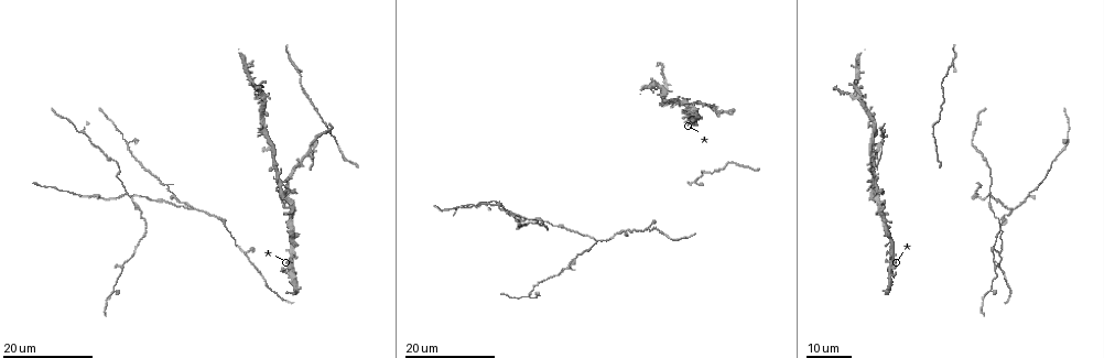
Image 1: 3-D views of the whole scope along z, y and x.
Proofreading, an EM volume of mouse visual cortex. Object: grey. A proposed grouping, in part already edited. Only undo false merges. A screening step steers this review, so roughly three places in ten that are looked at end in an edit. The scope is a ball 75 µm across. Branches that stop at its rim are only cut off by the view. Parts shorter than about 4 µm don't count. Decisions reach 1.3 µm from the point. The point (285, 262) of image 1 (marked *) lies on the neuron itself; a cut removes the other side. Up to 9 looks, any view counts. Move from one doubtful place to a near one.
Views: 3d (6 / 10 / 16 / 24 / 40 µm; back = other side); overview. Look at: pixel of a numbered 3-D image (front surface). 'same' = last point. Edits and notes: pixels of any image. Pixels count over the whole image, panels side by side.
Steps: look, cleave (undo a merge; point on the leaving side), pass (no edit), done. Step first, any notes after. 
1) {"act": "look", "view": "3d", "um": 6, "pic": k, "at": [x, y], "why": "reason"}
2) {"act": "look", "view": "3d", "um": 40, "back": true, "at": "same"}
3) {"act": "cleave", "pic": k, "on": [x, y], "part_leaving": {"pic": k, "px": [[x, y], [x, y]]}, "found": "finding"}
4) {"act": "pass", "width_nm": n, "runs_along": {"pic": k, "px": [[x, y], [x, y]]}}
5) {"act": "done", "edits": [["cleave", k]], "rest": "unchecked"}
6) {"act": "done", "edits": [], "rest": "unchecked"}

{"act": "look", "view": "3d", "um": 24, "pic": 1, "at": [894, 259], "why": "four-way junction"}

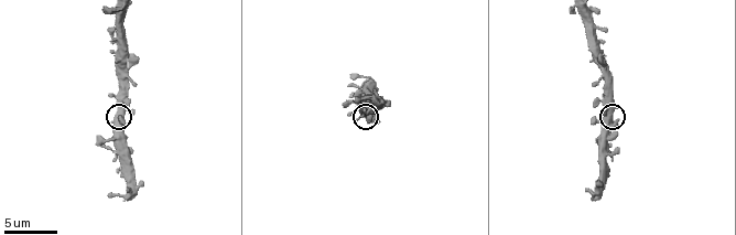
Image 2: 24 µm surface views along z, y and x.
{"act": "look", "view": "3d", "um": 6, "pic": 2, "at": [610, 111]}

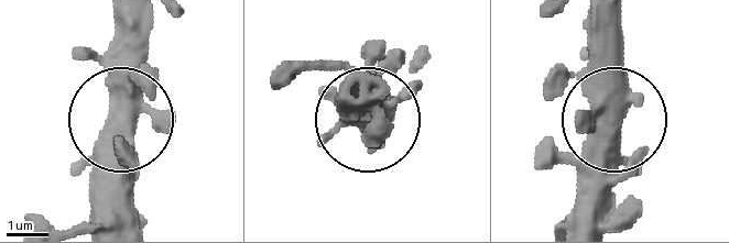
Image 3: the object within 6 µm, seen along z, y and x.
{"act": "pass", "arms": 4, "runs_along": {"pic": 3, "px": [[74, 162], [120, 123], [123, 19]]}, "found": "continuous, no second neuron"}

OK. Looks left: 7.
{"act": "look", "view": "3d", "um": 24, "pic": 1, "at": [246, 252]}

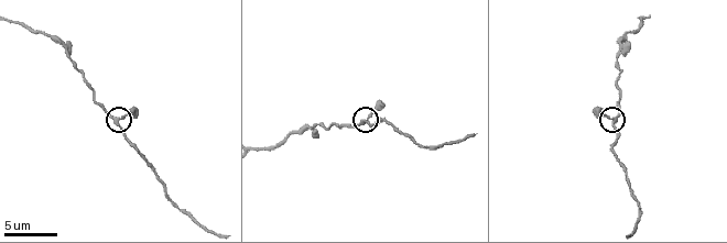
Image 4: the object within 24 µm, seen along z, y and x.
{"act": "look", "view": "3d", "um": 10, "pic": 4, "at": [612, 119]}

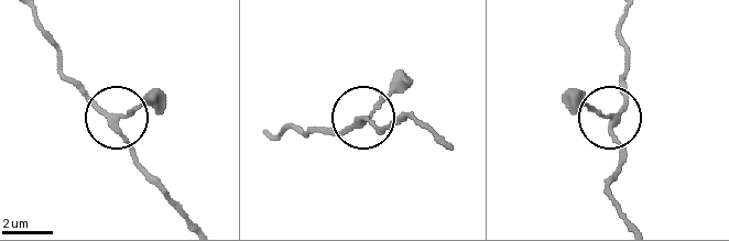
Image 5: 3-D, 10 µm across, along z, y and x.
{"act": "pass", "found": "continuous, no second neuron"}

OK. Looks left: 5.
{"act": "look", "view": "3d", "um": 10, "pic": 4, "at": [68, 51], "why": "sudden change in width"}

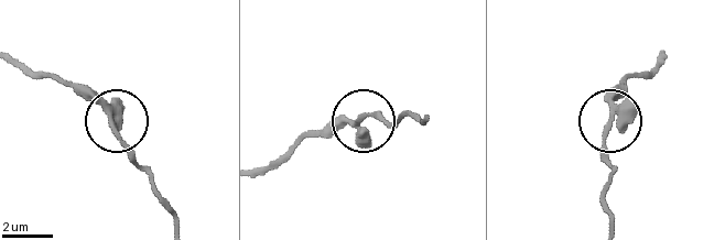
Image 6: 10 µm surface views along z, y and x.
{"act": "pass", "width_nm": 320, "found": "one neuron here"}

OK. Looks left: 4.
{"act": "look", "view": "3d", "um": 24, "pic": 1, "at": [876, 187], "why": "three-way junction"}

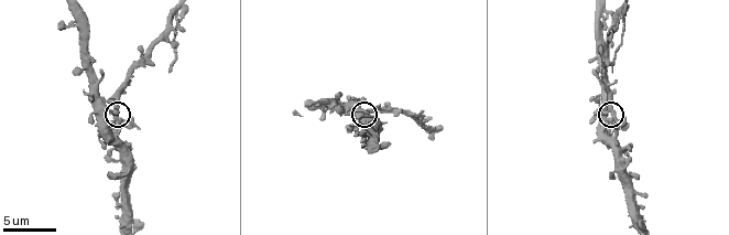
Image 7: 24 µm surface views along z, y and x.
{"act": "look", "view": "3d", "um": 6, "pic": 7, "at": [611, 109], "why": "zoom in"}

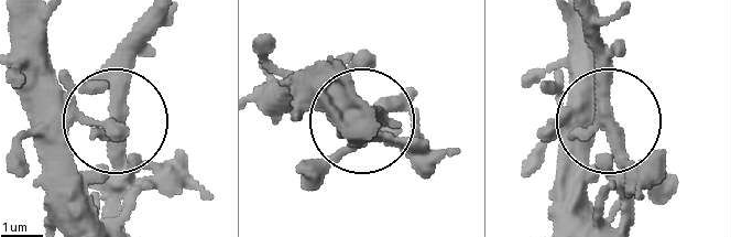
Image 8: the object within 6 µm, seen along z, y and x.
{"act": "pass", "width_nm": 300, "found": "continuous, no second neuron"}

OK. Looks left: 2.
{"act": "done", "edits": [], "rest": "unchecked"}

